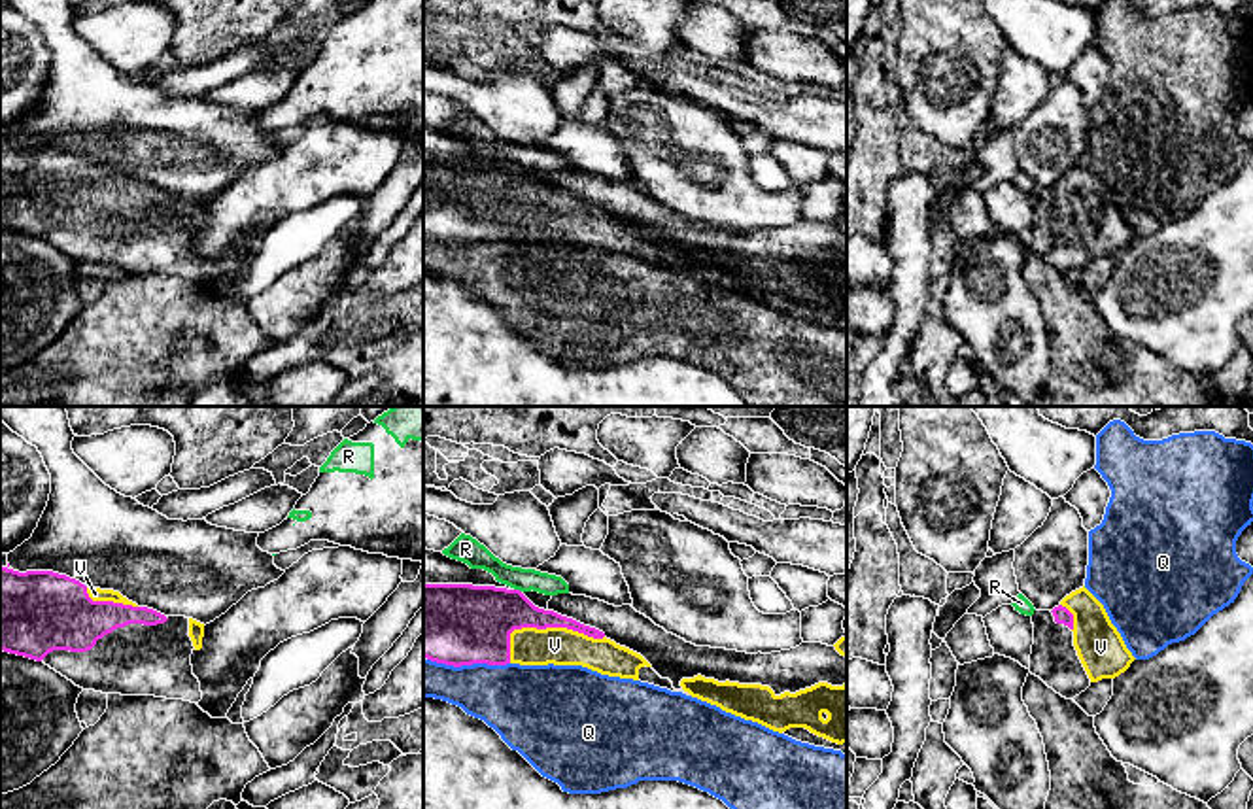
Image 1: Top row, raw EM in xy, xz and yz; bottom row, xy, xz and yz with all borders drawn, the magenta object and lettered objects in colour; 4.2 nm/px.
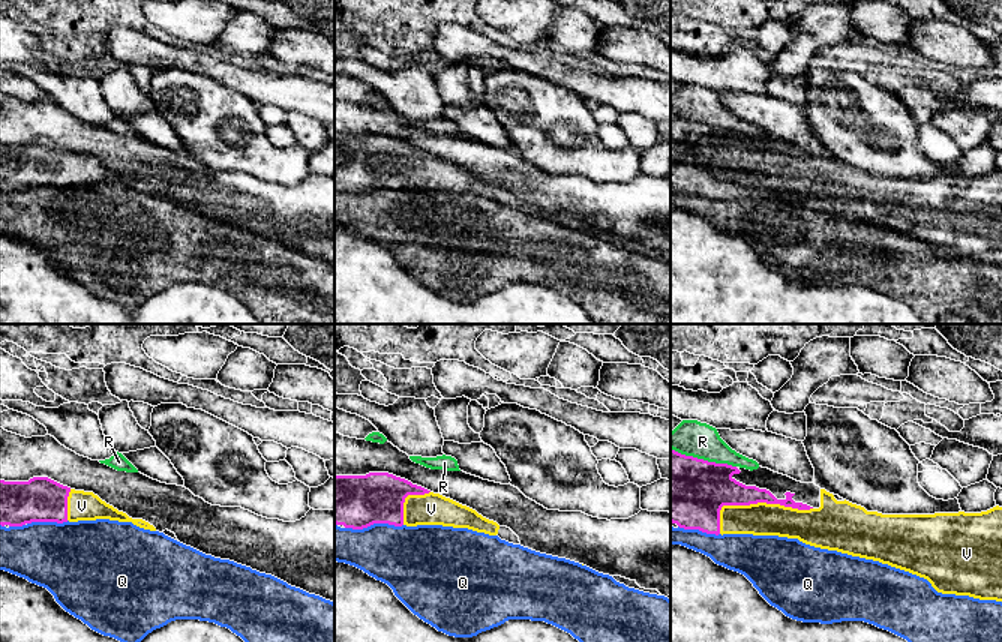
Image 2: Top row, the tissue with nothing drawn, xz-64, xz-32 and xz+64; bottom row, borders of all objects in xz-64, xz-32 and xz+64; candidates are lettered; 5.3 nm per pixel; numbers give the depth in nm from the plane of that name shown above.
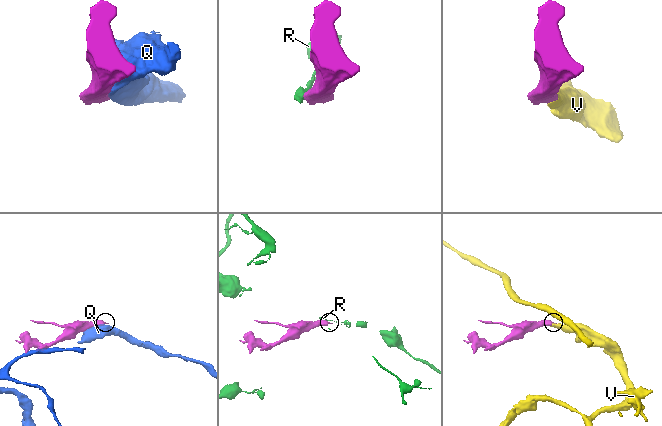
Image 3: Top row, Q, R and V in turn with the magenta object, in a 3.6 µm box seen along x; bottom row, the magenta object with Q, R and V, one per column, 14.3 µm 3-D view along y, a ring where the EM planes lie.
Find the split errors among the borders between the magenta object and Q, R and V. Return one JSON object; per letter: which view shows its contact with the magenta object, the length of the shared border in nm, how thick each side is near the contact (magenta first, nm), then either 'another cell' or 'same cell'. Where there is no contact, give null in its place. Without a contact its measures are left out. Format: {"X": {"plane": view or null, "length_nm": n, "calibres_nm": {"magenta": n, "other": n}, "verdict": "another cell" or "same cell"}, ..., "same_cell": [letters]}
{"Q": {"plane": "xz", "length_nm": 360, "calibres_nm": {"magenta": 360, "other": 300}, "verdict": "another cell"}, "R": {"plane": "xz", "length_nm": 40, "calibres_nm": {"magenta": 340, "other": 110}, "verdict": "another cell"}, "V": {"plane": "xz", "length_nm": 420, "calibres_nm": {"magenta": 260, "other": 160}, "verdict": "same cell"}, "same_cell": ["V"]}

